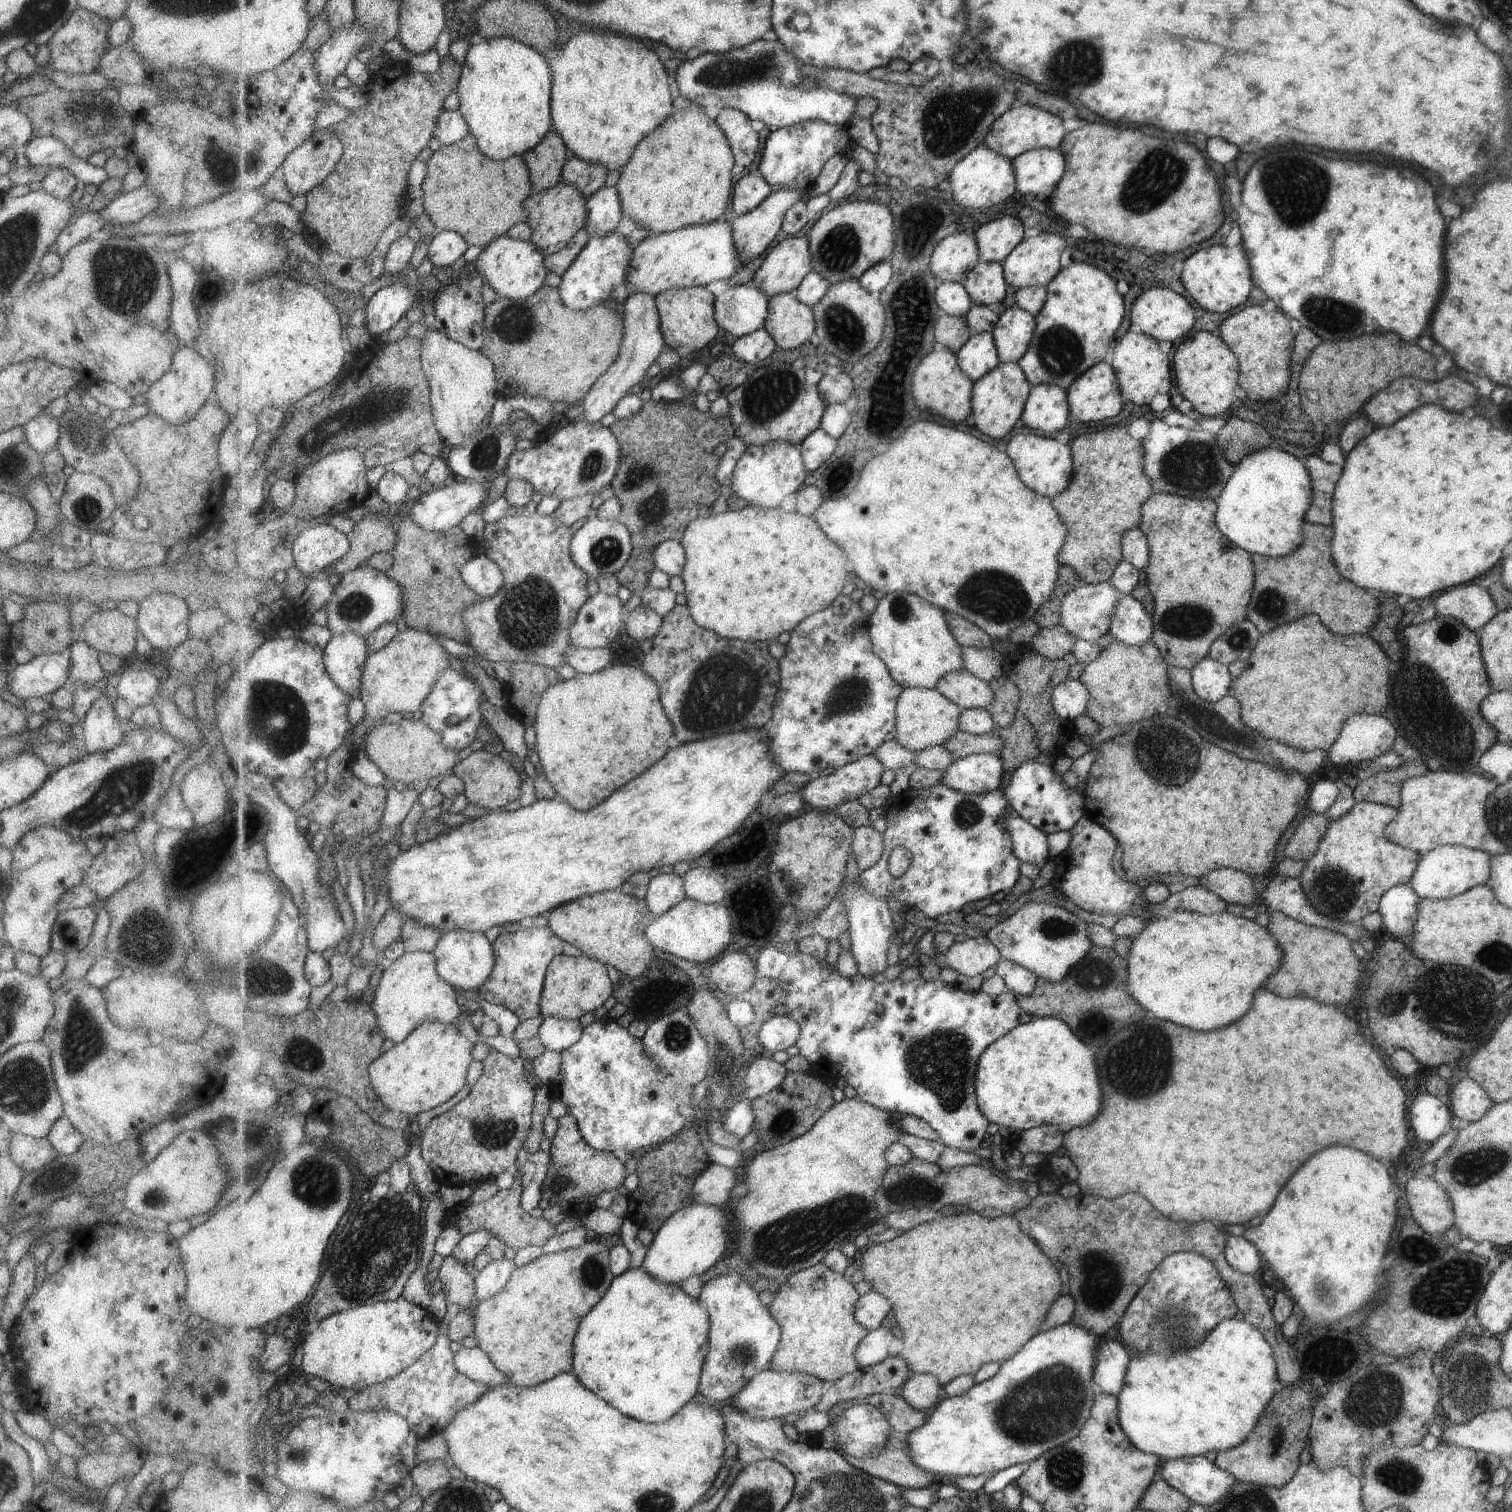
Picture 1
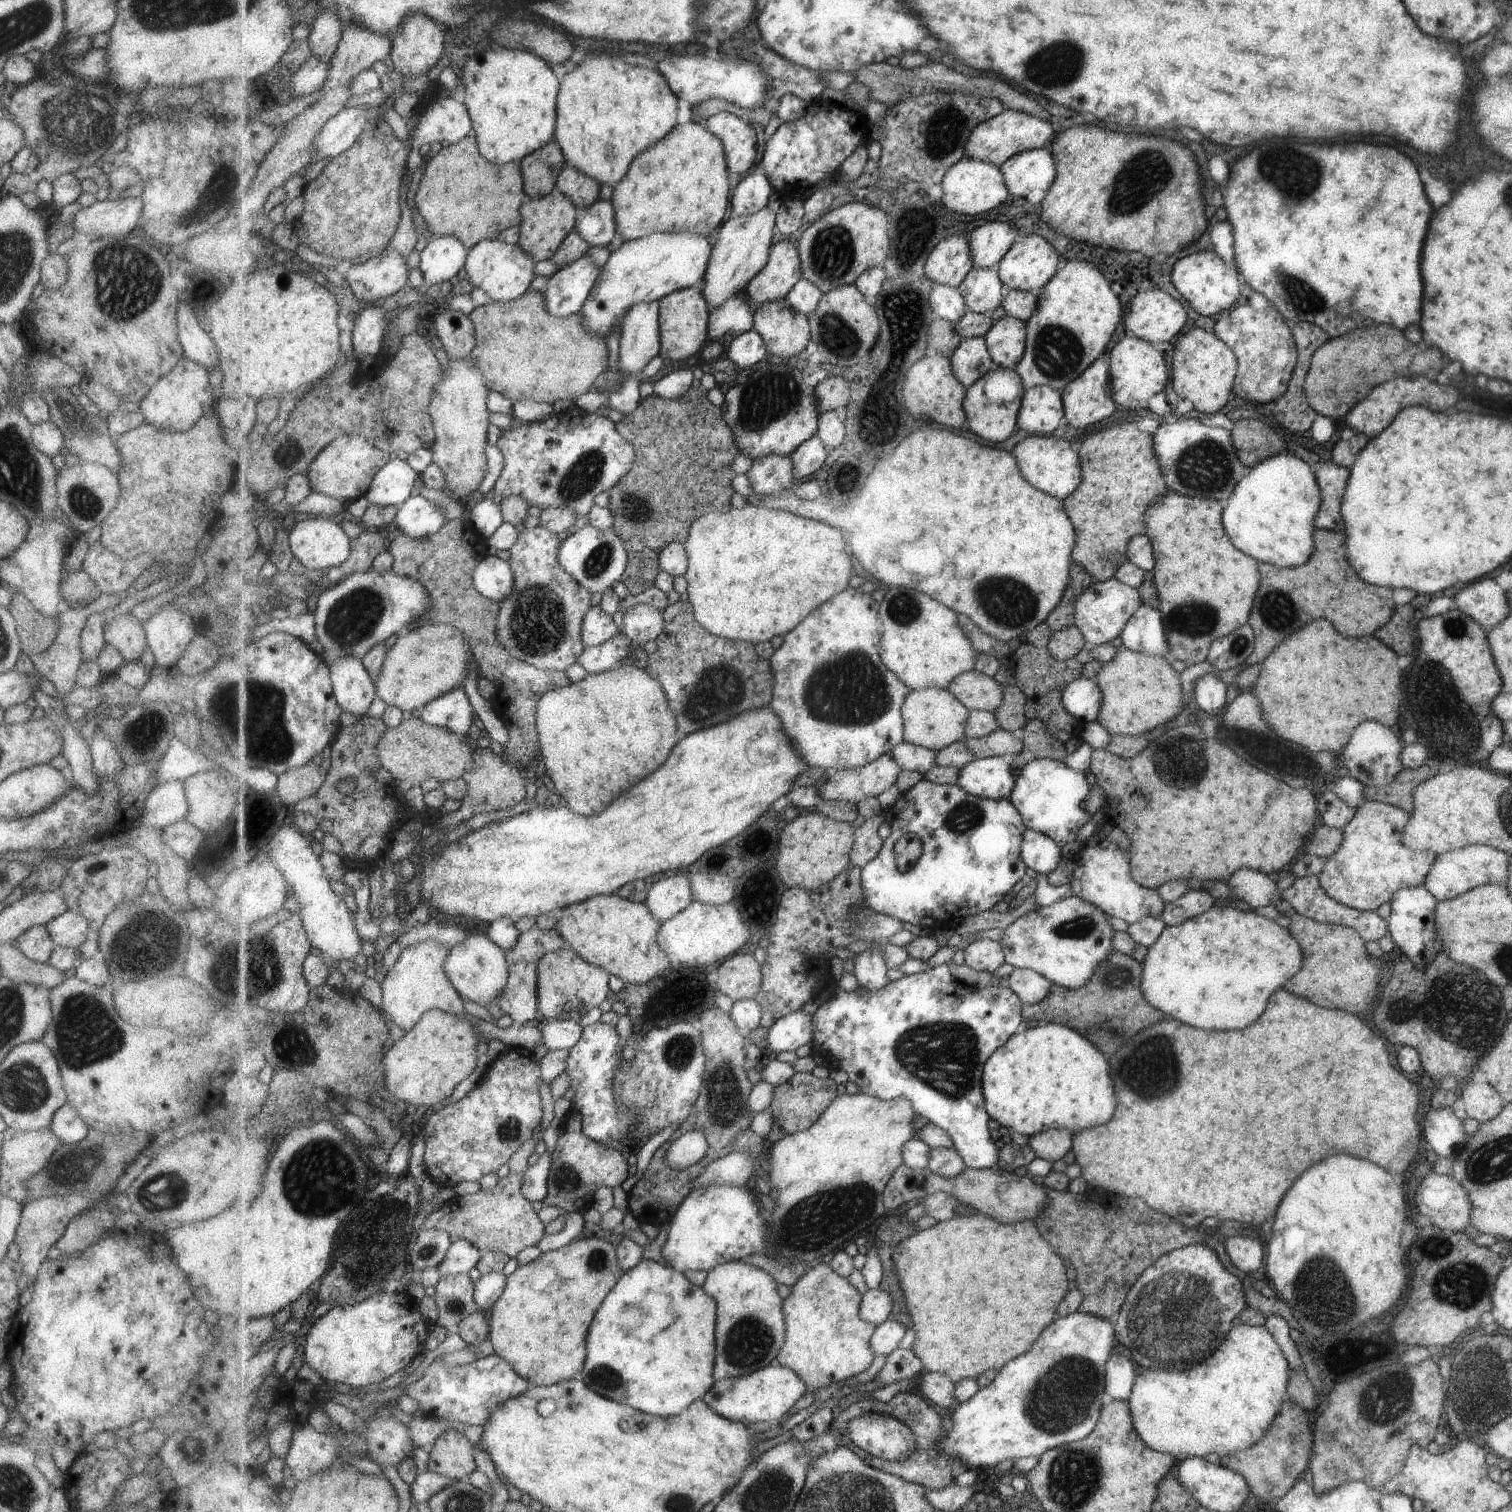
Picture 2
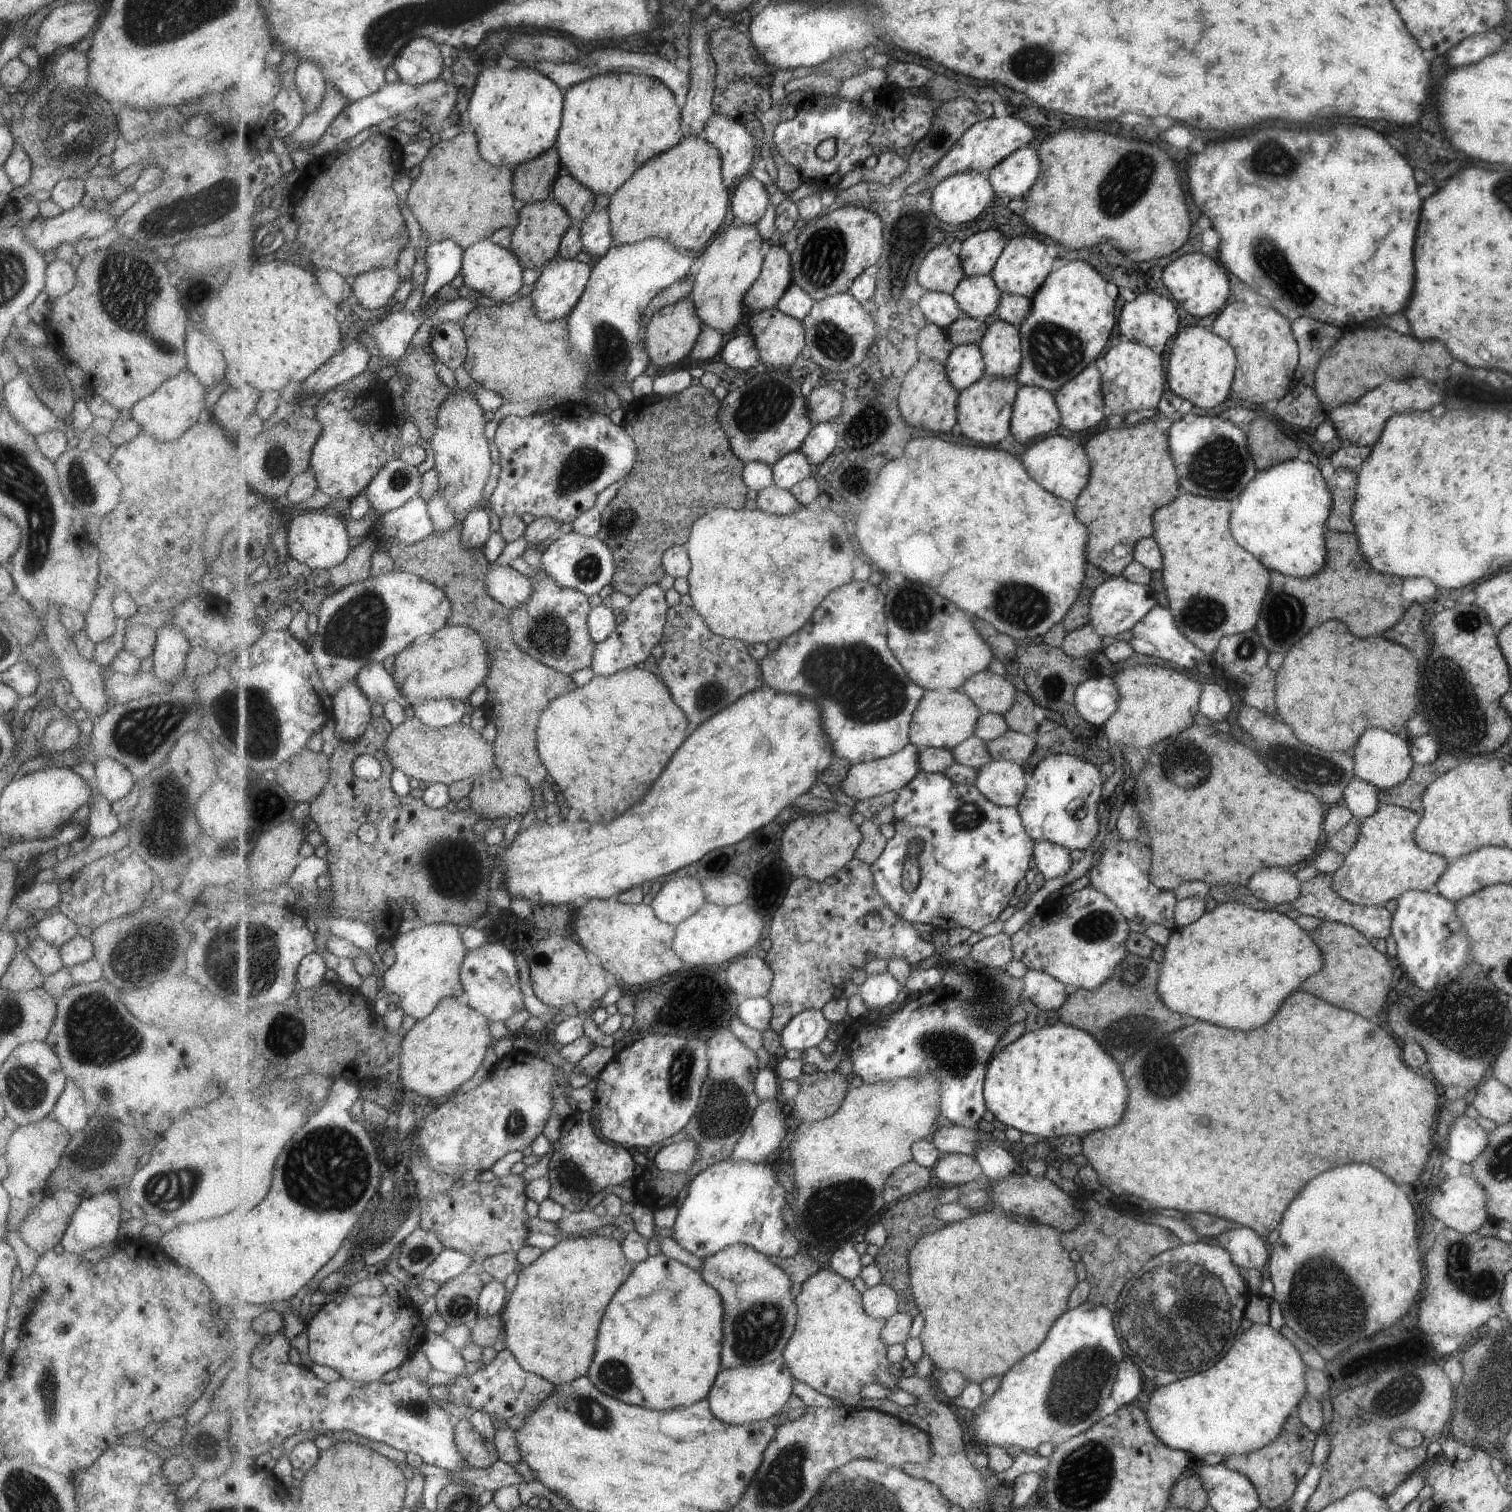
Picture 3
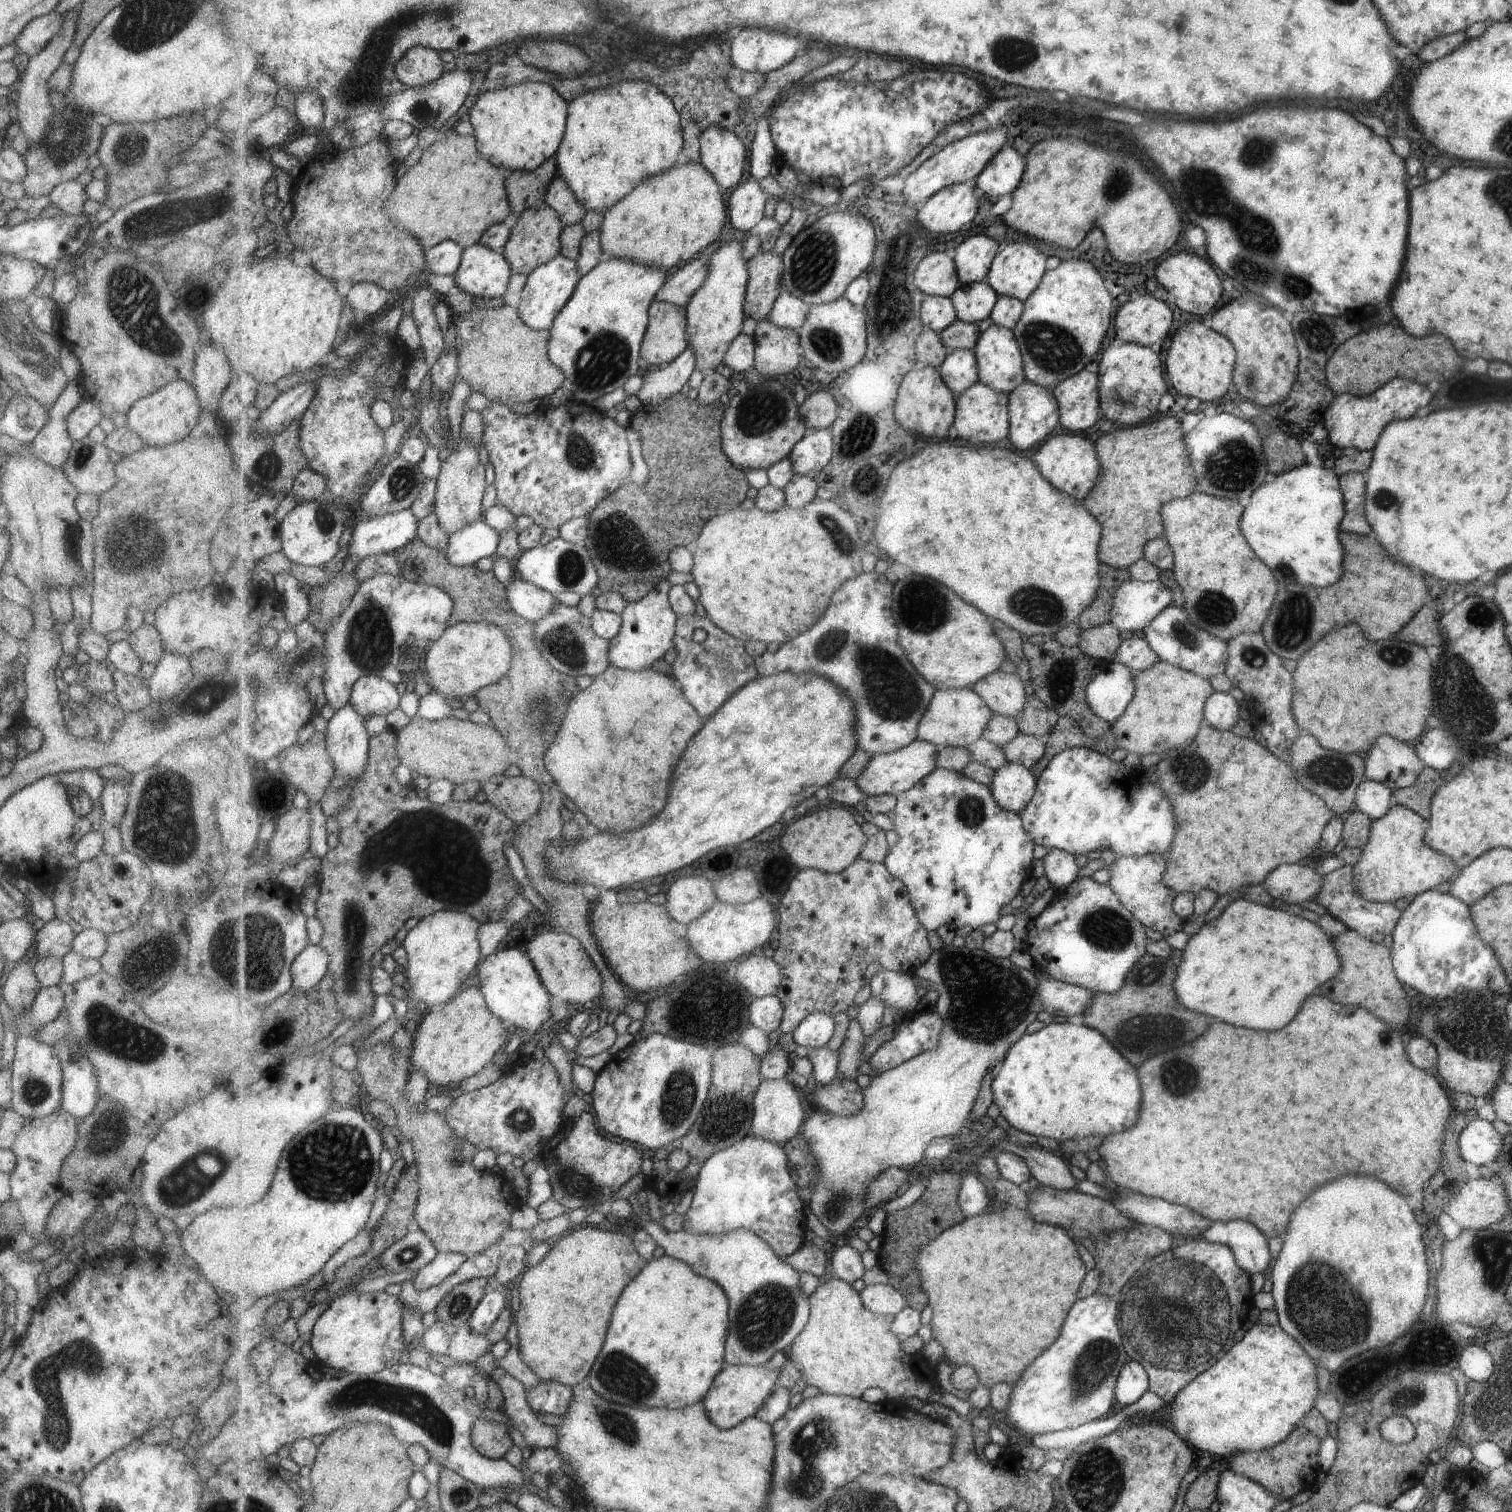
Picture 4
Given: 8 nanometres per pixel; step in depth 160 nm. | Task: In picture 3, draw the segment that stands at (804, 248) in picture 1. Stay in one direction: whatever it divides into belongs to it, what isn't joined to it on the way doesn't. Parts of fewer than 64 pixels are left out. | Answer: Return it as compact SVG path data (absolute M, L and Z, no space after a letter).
M783 245L767 248L761 276L746 294L744 304L754 312L773 309L793 284L792 254Z

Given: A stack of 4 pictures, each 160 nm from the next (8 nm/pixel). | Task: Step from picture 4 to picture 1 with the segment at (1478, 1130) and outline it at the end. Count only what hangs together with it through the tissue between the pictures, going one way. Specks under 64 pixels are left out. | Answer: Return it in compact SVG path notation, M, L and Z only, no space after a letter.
M1418 1093L1413 1098L1408 1113L1414 1138L1431 1144L1442 1136L1452 1115L1444 1102L1429 1093Z

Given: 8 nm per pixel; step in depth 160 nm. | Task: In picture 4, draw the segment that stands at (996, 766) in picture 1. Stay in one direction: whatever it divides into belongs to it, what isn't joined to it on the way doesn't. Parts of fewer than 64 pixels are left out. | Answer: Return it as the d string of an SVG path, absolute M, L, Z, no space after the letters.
M1008 762L996 771L990 784L992 793L1005 810L1021 814L1033 800L1038 785L1038 778L1021 763Z

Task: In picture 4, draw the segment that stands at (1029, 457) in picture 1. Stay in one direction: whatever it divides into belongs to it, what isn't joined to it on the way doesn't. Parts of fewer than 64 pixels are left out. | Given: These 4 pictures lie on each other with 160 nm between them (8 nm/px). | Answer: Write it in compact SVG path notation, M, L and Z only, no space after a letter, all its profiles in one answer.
M1057 434L1053 438L1045 439L1032 459L1037 463L1044 478L1057 487L1057 490L1067 492L1077 500L1083 500L1100 474L1100 461L1093 445L1087 438L1081 438L1077 434Z

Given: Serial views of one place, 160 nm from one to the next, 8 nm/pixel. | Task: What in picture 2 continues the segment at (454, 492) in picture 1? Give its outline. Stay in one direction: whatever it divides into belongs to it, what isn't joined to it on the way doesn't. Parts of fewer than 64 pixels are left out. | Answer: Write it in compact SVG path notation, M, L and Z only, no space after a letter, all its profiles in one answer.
M416 493L404 502L395 515L393 524L410 537L422 539L437 534L442 529L443 520L444 509Z

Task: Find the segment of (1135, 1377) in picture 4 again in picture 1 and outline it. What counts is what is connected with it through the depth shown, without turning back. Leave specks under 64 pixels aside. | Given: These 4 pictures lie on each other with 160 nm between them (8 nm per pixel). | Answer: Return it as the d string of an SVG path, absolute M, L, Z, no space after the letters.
M1113 1339L1103 1341L1097 1349L1097 1362L1093 1367L1093 1382L1103 1393L1113 1395L1123 1388L1125 1371L1130 1358L1123 1344Z

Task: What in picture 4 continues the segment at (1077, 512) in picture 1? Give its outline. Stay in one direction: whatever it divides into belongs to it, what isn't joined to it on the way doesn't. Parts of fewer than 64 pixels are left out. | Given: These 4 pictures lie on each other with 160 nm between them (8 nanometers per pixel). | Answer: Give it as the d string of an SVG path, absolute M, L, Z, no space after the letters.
M1167 413L1134 427L1114 429L1094 442L1096 457L1100 461L1100 474L1096 480L1097 486L1093 486L1093 494L1085 498L1085 506L1089 506L1089 512L1100 523L1103 531L1099 544L1101 563L1127 570L1129 565L1143 556L1143 548L1147 542L1162 536L1164 526L1160 515L1161 504L1186 497L1193 490L1195 478L1179 423L1172 413Z

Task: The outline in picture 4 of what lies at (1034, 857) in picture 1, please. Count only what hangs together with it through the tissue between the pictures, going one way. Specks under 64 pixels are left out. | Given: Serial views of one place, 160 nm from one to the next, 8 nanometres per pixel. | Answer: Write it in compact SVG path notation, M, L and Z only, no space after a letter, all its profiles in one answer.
M1050 849L1043 857L1044 875L1056 889L1065 888L1076 880L1079 869L1073 863L1073 856L1059 849Z

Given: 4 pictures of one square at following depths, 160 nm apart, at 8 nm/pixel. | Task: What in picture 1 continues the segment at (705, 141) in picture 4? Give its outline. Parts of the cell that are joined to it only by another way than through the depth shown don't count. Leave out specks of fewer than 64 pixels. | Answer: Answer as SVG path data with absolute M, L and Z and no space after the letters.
M731 107L722 108L715 119L721 125L721 128L728 136L729 142L732 144L736 165L743 166L743 168L751 166L759 156L759 144L761 144L759 132L765 128L765 123L753 120L742 110Z

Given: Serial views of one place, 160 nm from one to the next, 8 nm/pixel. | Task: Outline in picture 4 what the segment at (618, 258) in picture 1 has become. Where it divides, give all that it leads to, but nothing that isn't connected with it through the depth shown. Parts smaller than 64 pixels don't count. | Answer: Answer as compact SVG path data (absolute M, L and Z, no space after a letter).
M561 254L547 264L536 268L528 276L527 284L522 288L518 298L513 300L513 303L520 310L524 321L533 327L533 330L550 329L557 315L573 296L577 285L580 284L581 277L578 259L573 260Z

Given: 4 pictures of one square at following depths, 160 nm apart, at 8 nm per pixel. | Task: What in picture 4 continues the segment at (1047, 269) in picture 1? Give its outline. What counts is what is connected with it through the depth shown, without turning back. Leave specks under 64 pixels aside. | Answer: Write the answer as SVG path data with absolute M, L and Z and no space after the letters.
M1012 242L997 253L987 281L1000 296L1025 302L1040 285L1045 256L1031 244Z

